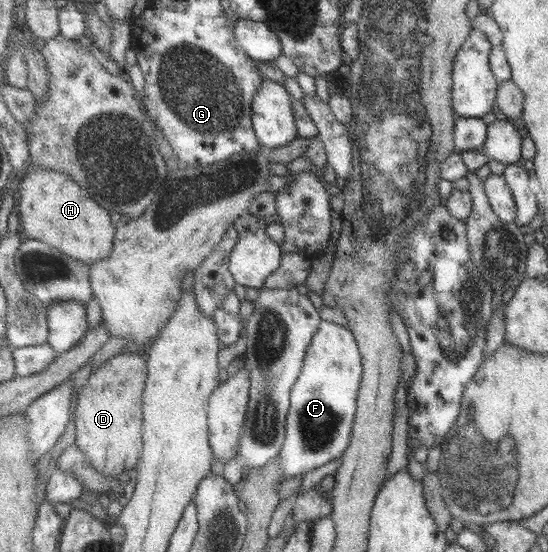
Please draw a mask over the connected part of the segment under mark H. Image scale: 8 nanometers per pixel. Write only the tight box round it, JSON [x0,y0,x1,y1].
[18,169,117,266]

